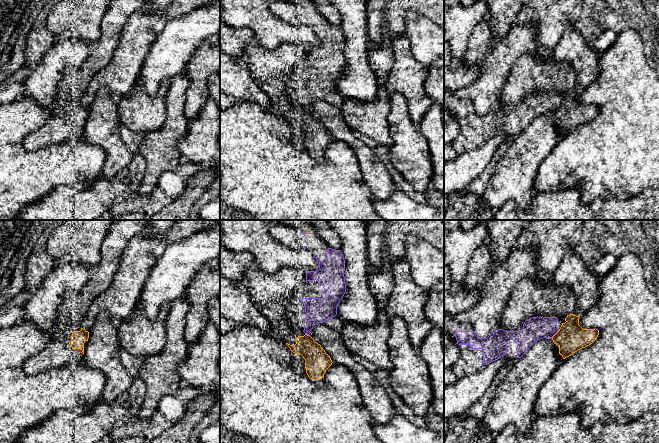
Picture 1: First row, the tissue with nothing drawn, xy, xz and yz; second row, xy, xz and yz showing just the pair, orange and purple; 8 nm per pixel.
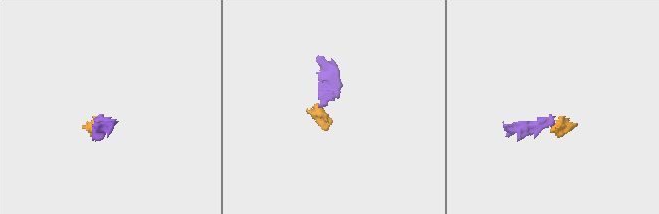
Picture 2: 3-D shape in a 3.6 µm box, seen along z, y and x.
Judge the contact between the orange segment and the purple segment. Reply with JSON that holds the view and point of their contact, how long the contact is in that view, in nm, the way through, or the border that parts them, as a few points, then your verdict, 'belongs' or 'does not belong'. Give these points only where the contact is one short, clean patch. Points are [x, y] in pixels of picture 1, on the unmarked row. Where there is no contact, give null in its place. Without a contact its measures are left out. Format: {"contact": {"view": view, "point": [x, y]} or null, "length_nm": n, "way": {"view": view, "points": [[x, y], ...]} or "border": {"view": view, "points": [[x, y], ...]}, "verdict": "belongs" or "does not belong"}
{"contact": {"view": "yz", "point": [556, 109]}, "length_nm": 100, "verdict": "does not belong"}

